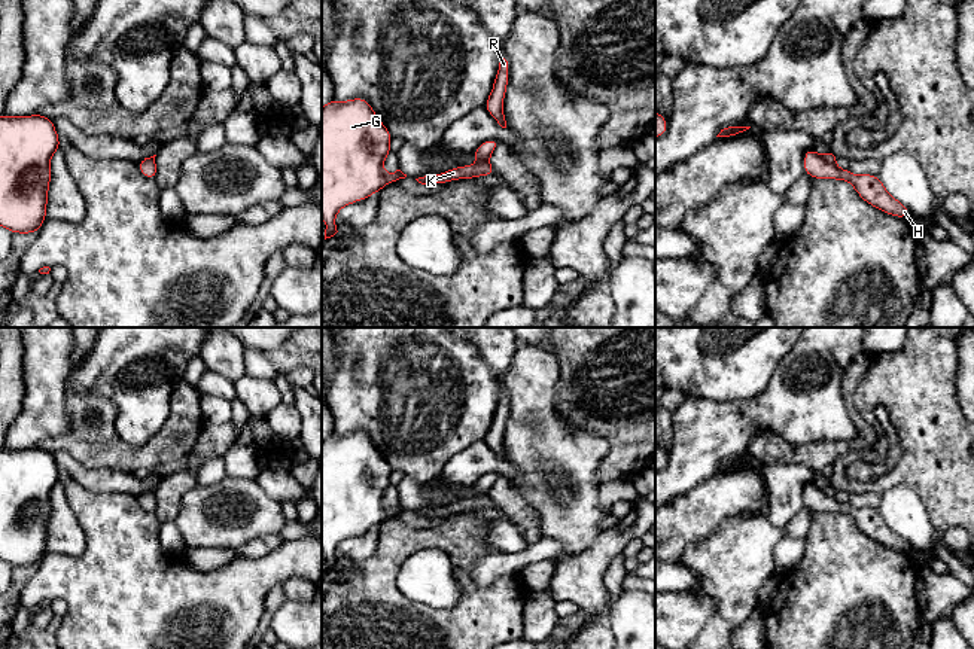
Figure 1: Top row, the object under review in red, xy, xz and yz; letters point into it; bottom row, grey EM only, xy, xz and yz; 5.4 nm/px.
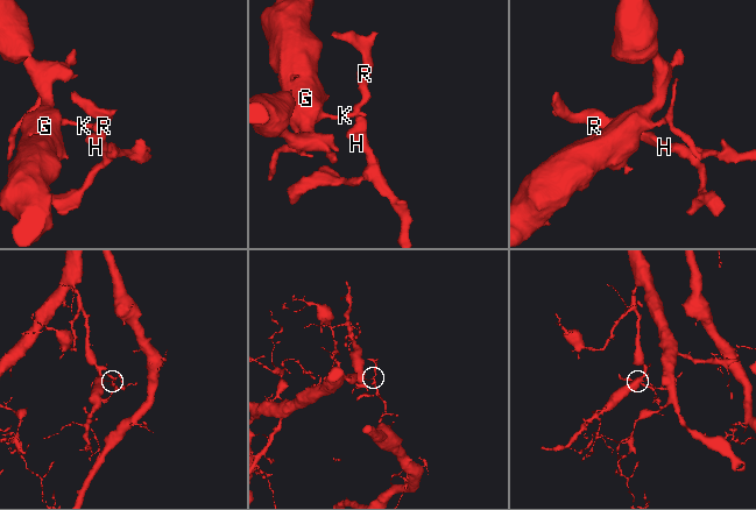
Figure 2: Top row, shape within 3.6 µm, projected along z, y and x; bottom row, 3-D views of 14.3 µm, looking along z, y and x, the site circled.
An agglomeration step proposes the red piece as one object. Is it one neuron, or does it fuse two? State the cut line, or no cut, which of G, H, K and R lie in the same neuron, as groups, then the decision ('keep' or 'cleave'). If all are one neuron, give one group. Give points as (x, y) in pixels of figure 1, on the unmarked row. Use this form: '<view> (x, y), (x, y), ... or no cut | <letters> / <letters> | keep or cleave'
xz (480, 494), (487, 496) | G K / H R | cleave

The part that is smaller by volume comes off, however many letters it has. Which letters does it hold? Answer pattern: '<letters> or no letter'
H, R

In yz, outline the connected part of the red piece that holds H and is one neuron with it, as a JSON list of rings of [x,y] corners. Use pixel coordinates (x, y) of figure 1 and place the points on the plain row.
[[[815,482],[804,485],[804,508],[809,508],[813,512],[846,514],[855,521],[856,527],[865,536],[886,548],[908,552],[908,548],[911,546],[903,536],[895,533],[885,522],[879,509],[855,509],[849,505],[849,502],[843,503],[827,496]]]

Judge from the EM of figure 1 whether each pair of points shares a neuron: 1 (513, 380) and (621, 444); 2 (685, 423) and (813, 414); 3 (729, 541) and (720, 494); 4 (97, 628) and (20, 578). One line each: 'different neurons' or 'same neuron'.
1: different neurons
2: same neuron
3: different neurons
4: different neurons

